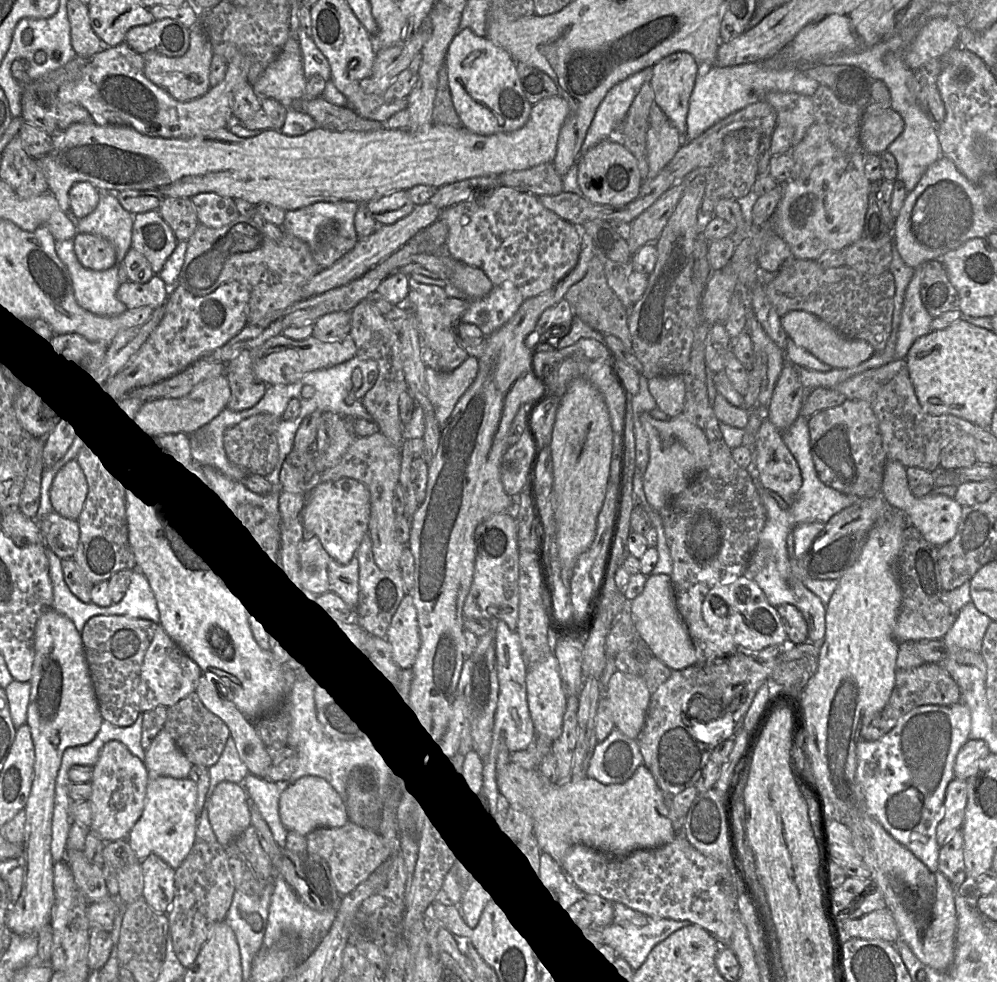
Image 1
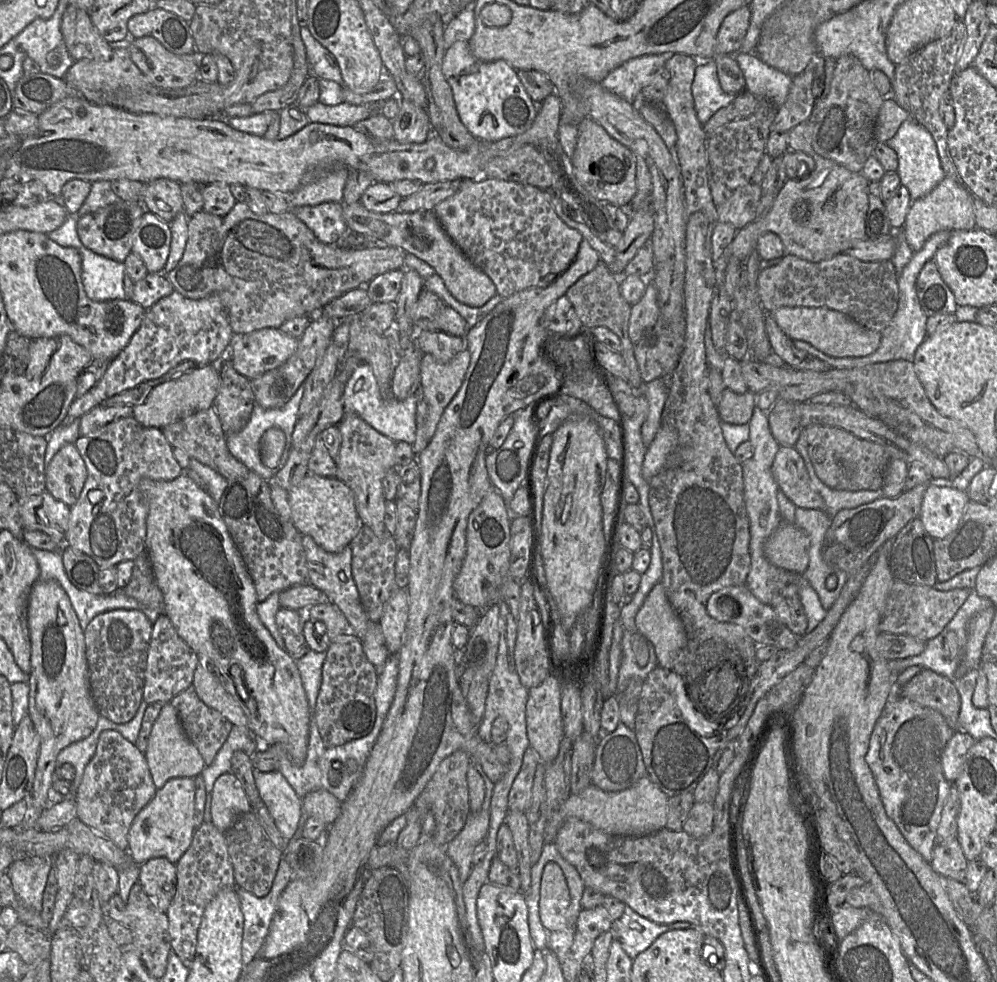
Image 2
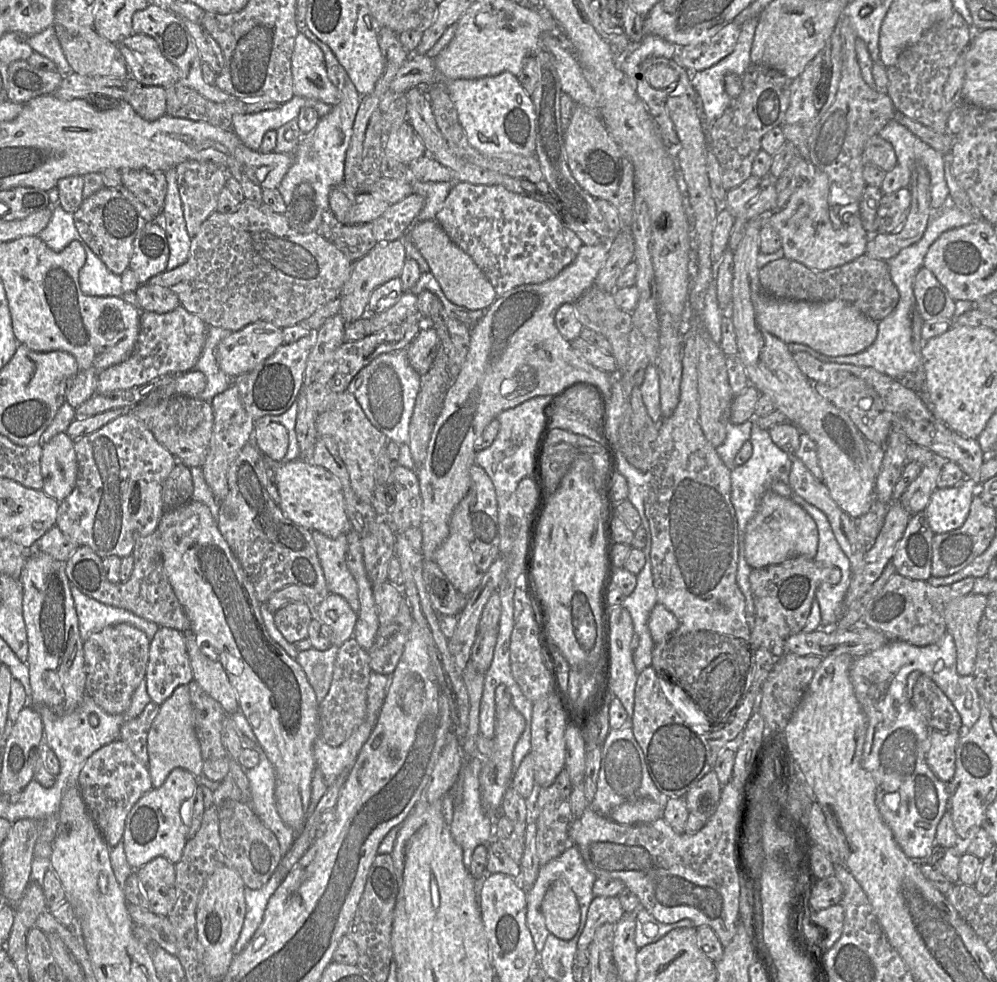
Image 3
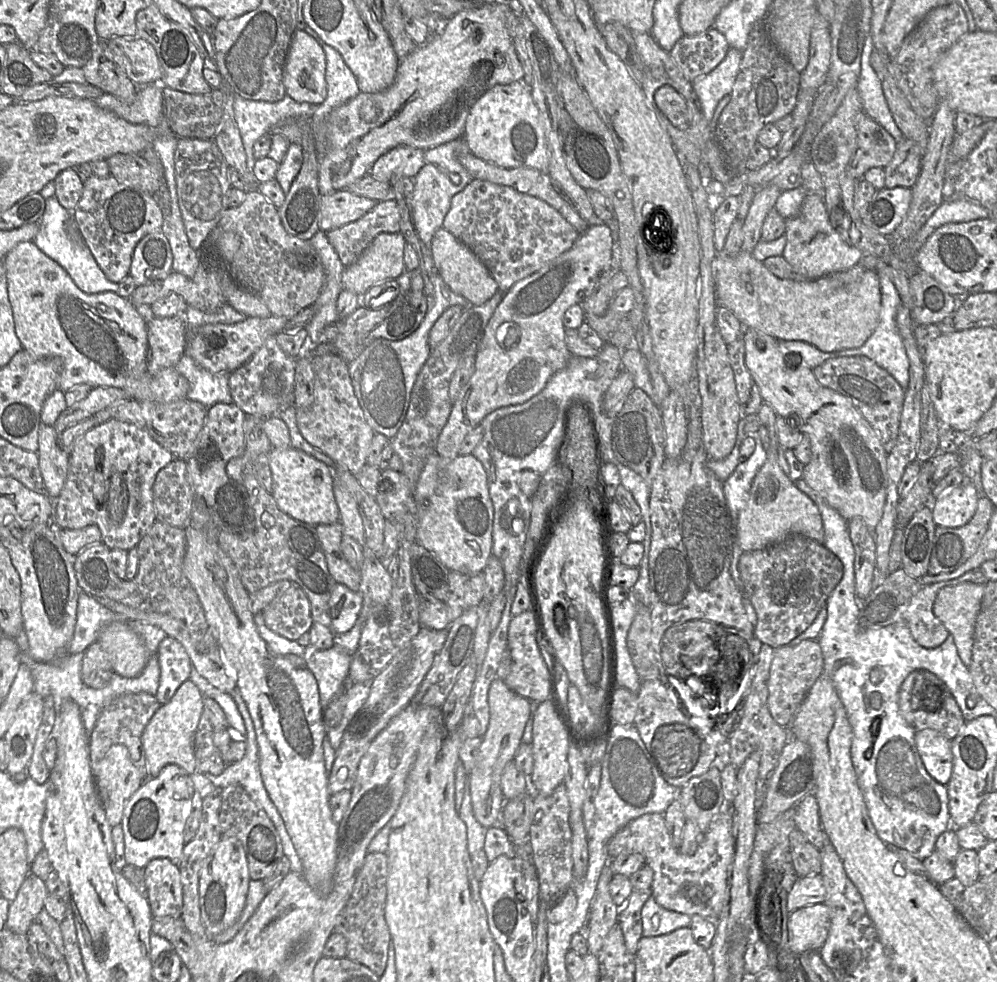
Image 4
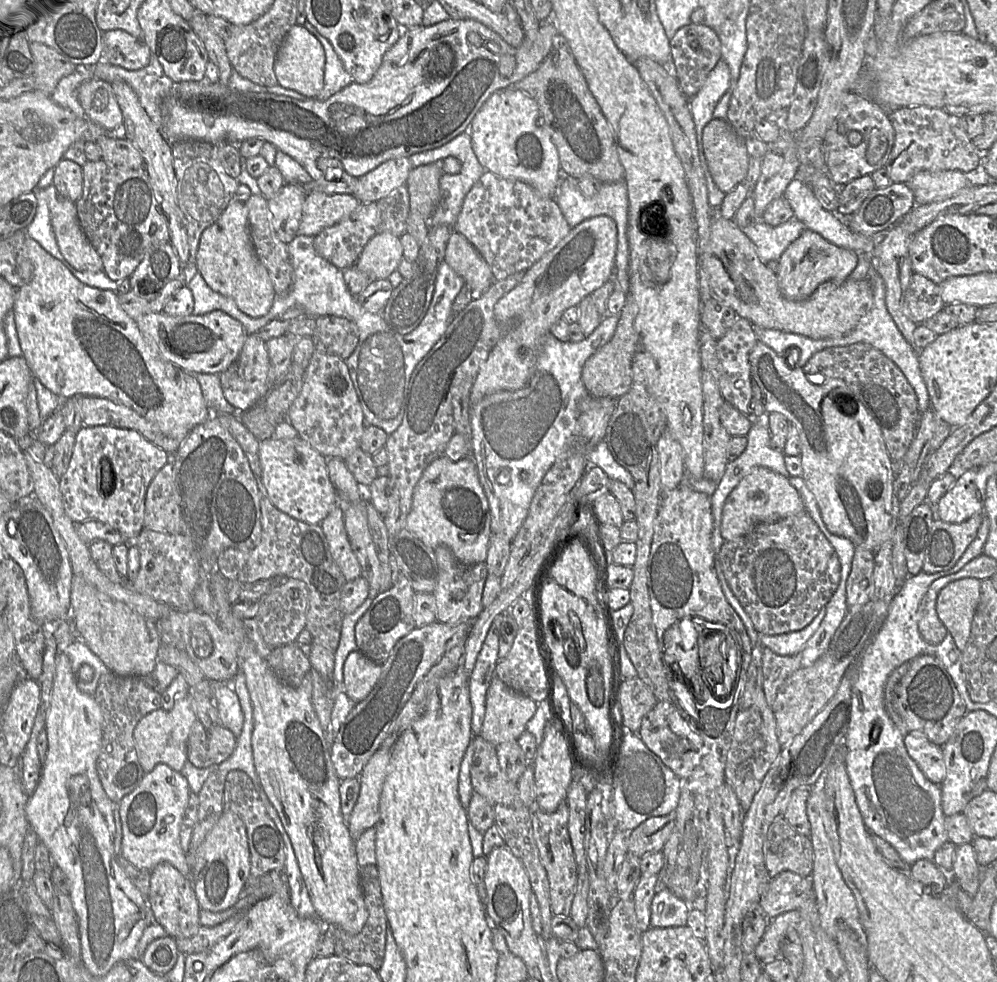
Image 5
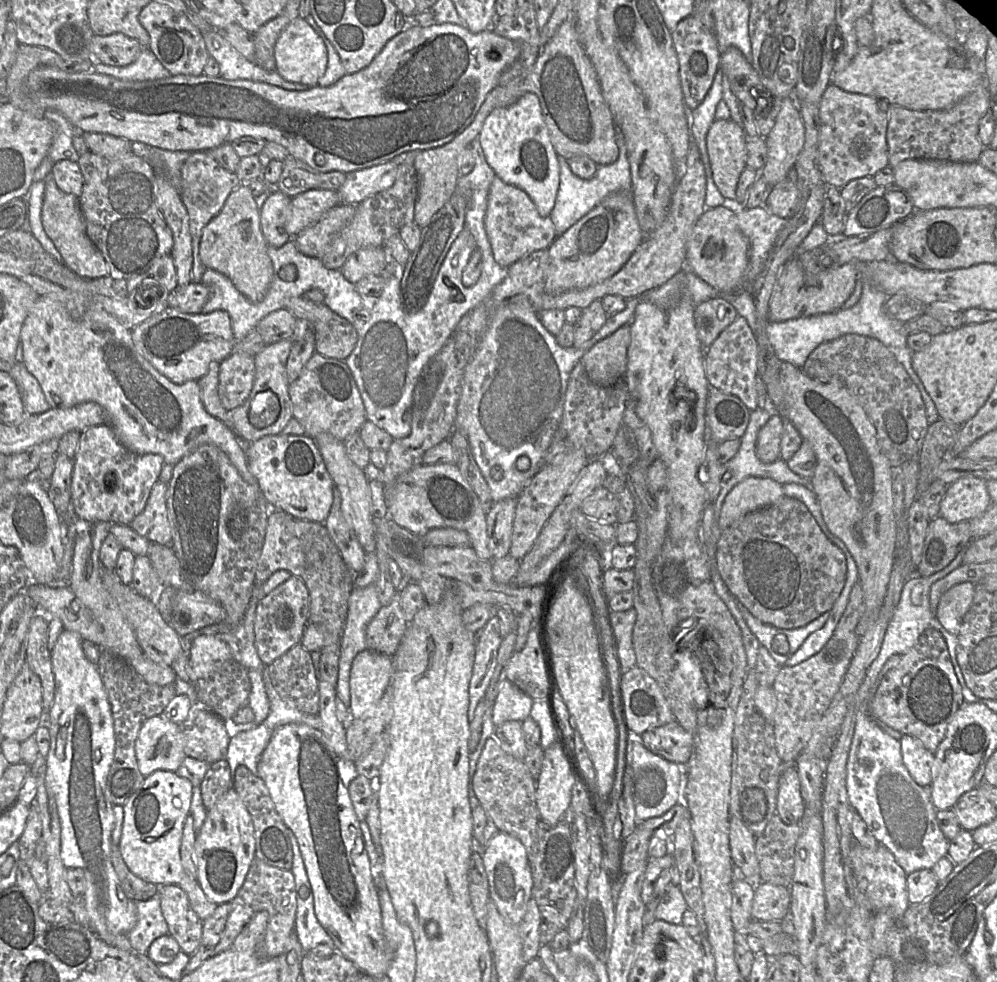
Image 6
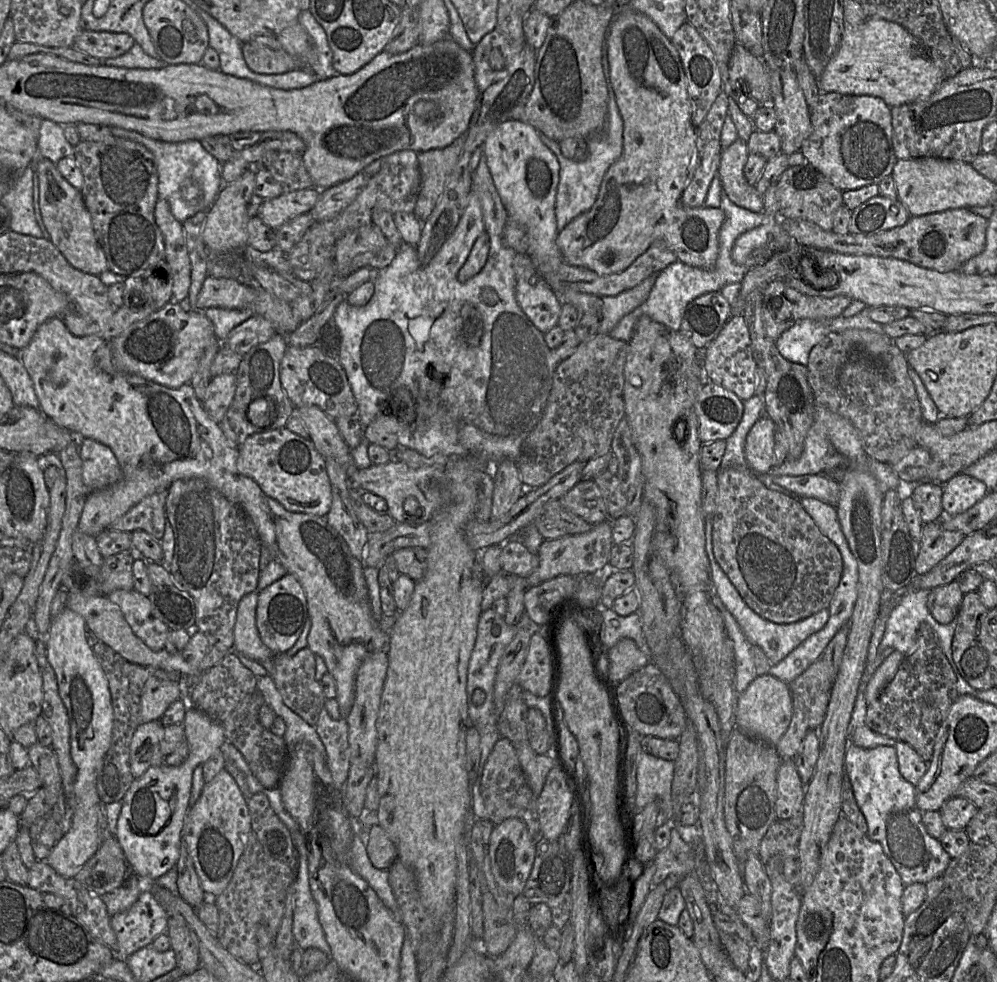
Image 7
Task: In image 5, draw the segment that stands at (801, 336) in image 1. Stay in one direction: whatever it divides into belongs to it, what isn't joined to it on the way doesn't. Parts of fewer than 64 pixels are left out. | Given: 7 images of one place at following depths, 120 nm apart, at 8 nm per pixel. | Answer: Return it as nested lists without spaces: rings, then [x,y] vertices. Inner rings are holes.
[[[717,211],[714,212],[711,221],[709,241],[700,252],[699,266],[707,276],[713,296],[731,307],[739,317],[747,319],[754,326],[796,333],[812,339],[841,337],[849,333],[869,313],[873,305],[873,290],[868,278],[862,280],[848,278],[840,283],[827,281],[820,284],[805,300],[786,299],[779,290],[777,275],[760,261],[748,236],[732,219],[721,217]]]

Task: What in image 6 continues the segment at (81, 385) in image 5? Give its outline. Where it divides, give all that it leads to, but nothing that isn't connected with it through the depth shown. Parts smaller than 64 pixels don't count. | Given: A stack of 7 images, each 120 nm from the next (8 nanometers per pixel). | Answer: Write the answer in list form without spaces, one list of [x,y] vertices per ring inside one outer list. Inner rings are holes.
[[[40,295],[23,322],[20,342],[23,363],[39,382],[51,409],[95,402],[105,410],[108,424],[126,449],[137,454],[161,455],[164,464],[175,465],[199,446],[213,444],[228,456],[244,481],[257,483],[248,468],[244,444],[230,427],[206,411],[197,381],[177,385],[158,372],[135,348],[131,331],[99,304],[90,305],[84,316],[75,320],[63,303]]]

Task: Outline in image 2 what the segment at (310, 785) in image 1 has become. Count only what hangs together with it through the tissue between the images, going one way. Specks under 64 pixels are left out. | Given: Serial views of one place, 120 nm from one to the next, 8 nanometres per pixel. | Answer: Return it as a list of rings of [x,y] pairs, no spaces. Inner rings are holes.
[[[327,790],[309,792],[302,798],[302,816],[316,818],[328,826],[338,818],[341,802]]]

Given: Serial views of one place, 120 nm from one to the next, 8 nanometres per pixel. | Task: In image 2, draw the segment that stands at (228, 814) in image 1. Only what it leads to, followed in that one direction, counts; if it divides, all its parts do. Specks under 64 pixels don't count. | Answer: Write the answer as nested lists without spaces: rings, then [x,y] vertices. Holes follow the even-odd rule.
[[[234,773],[220,775],[211,796],[211,822],[225,833],[243,814],[251,811],[248,797]]]

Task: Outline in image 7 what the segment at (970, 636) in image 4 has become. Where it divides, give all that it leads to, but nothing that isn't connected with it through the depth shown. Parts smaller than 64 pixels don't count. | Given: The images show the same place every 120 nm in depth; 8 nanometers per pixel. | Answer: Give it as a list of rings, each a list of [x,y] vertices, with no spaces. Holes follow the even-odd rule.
[[[953,581],[930,590],[927,607],[939,623],[948,624],[957,617],[963,596],[958,583]]]

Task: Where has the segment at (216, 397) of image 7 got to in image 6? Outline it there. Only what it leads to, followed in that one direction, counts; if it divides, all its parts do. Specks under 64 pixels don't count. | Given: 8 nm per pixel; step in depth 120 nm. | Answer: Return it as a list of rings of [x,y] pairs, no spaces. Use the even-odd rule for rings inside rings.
[[[231,353],[219,364],[218,395],[222,406],[231,411],[242,405],[250,395],[255,379],[254,356]]]

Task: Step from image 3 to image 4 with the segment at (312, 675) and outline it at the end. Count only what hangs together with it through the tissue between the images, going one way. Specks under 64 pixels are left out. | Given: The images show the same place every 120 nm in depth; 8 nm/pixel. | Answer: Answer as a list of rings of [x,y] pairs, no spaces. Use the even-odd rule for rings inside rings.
[[[334,644],[327,650],[305,647],[302,657],[305,668],[313,674],[317,682],[320,705],[324,710],[344,690],[352,654]]]

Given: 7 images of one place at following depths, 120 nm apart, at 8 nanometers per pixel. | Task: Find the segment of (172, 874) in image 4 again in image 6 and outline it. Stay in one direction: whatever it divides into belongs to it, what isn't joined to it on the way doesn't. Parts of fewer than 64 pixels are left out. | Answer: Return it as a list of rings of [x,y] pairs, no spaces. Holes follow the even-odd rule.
[[[166,884],[158,888],[161,911],[168,926],[168,935],[178,943],[180,950],[191,955],[200,945],[203,921],[191,908],[186,892],[176,884]]]

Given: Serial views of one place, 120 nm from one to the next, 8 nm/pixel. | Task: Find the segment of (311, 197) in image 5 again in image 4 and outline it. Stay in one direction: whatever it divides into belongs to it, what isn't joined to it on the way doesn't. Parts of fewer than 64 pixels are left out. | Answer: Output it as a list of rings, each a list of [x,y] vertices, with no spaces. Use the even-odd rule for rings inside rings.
[[[347,189],[321,196],[319,229],[323,232],[354,222],[374,208],[376,201]]]

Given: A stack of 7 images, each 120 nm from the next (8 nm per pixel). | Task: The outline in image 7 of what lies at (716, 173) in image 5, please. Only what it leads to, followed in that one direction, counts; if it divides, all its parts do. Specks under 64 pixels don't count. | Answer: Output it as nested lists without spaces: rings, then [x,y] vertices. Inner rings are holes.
[[[738,138],[722,150],[718,174],[723,192],[733,203],[759,213],[764,210],[763,195],[759,194],[755,185],[749,184],[744,176],[744,166],[748,155],[746,141]]]

